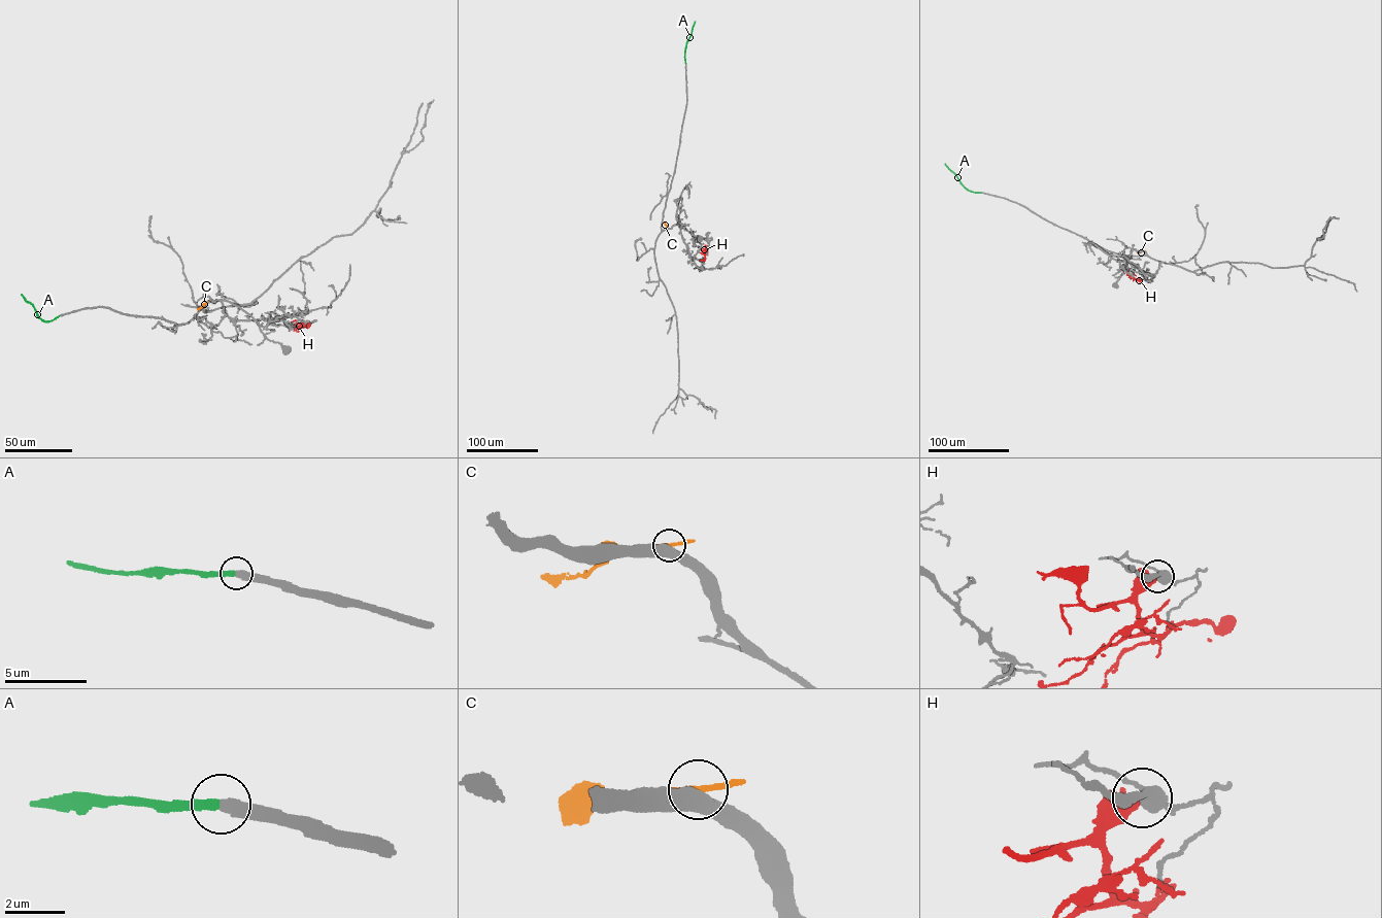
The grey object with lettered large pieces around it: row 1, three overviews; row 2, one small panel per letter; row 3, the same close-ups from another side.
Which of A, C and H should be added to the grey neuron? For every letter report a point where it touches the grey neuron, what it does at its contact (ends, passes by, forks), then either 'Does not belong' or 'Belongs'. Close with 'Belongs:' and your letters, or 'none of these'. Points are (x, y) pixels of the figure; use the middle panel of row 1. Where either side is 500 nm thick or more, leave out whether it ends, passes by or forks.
A: Touches grey at (685, 63). It ends there. Does not belong
C: Touches grey at (667, 228). Does not belong
H: Touches grey at (706, 252). Does not belong
Belongs: none of these

